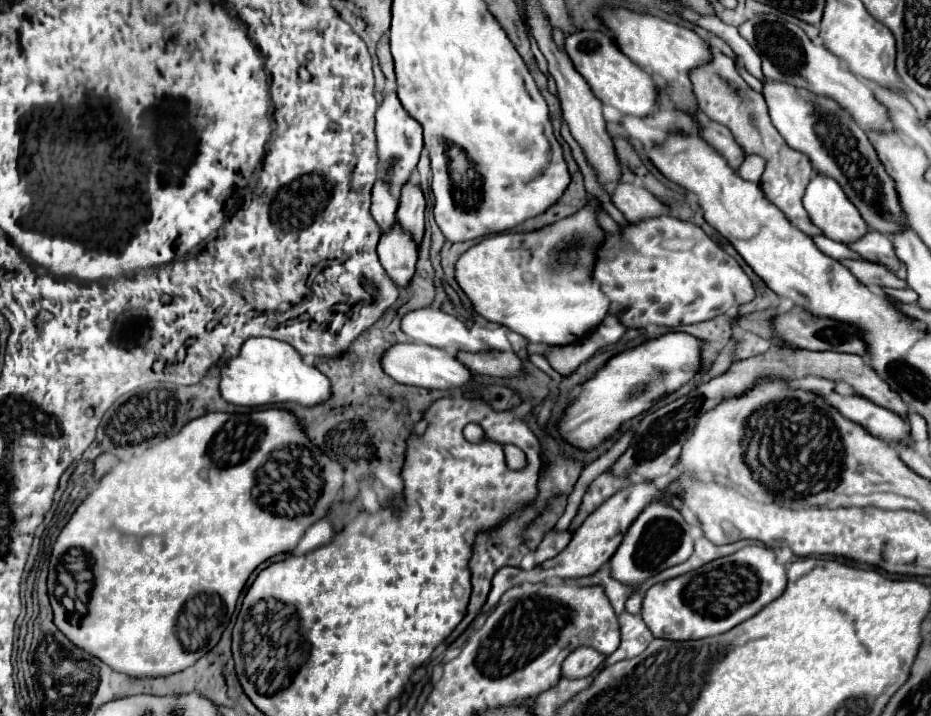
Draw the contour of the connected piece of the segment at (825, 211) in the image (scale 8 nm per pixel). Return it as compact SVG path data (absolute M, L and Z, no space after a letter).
M816 174L808 186L806 186L806 194L804 194L804 208L810 216L810 220L824 232L824 236L842 242L842 244L850 244L852 240L860 240L864 236L864 232L868 232L860 212L856 212L856 206L844 196L844 190L840 188L840 184L836 184L836 180L828 178L828 176L820 176Z

